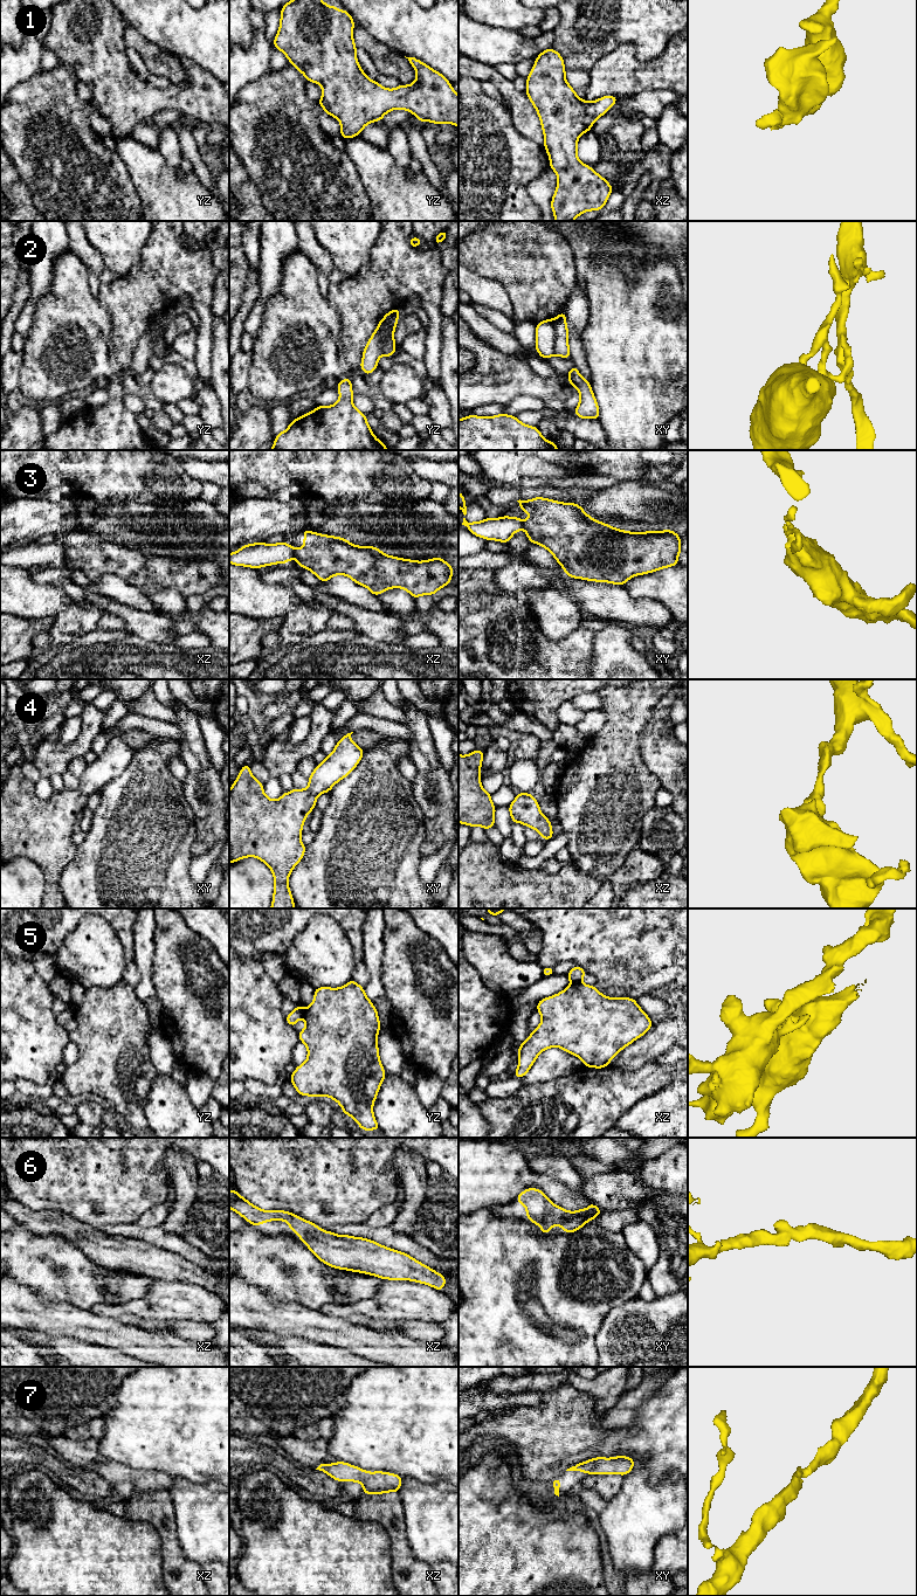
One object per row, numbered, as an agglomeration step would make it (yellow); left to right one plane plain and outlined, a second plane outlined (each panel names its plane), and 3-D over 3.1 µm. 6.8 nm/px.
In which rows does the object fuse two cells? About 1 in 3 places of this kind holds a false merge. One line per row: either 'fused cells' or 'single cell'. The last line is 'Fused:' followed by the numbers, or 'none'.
1: single cell
2: fused cells
3: fused cells
4: single cell
5: fused cells
6: single cell
7: single cell
Fused: 2, 3, 5

